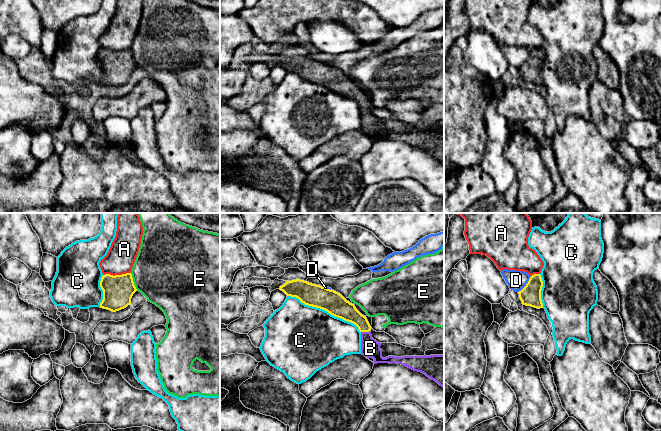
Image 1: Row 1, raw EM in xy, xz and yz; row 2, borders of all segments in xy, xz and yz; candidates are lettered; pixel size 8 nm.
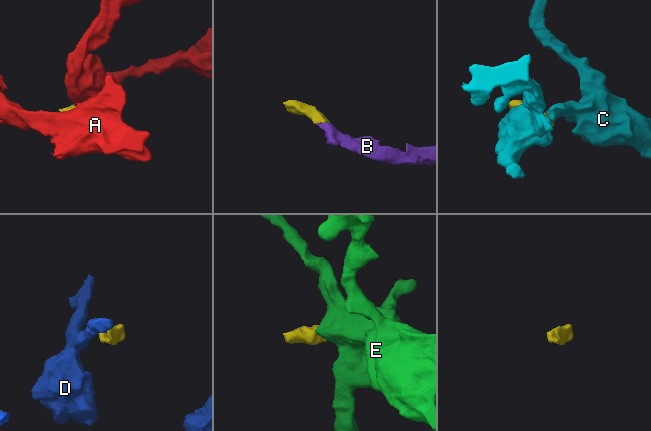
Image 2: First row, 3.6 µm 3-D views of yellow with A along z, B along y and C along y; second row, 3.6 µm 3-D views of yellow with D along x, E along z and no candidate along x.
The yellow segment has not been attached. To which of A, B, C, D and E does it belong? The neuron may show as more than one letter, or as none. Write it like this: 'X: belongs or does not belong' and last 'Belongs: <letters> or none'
A: does not belong
B: belongs
C: does not belong
D: does not belong
E: does not belong
Belongs: B

